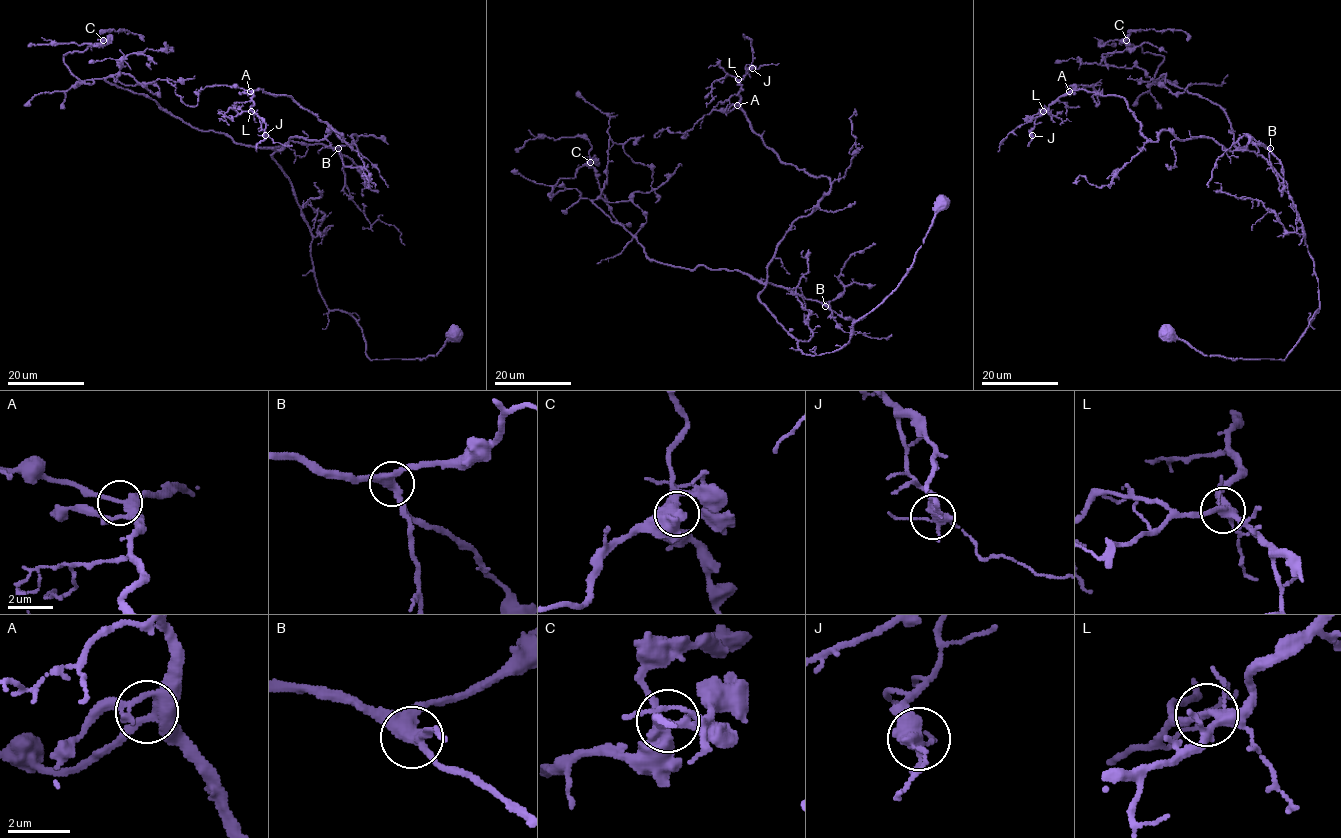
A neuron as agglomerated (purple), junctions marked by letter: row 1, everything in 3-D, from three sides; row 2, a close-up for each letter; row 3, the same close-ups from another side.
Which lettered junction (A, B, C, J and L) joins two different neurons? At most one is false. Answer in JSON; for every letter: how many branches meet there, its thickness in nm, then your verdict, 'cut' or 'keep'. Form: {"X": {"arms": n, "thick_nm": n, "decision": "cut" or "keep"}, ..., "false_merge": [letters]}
{"A": {"arms": 4, "thick_nm": 360, "decision": "keep"}, "B": {"arms": 4, "thick_nm": 360, "decision": "keep"}, "C": {"arms": 4, "thick_nm": 400, "decision": "keep"}, "J": {"arms": 4, "thick_nm": 360, "decision": "keep"}, "L": {"arms": 4, "thick_nm": 280, "decision": "keep"}, "false_merge": []}

